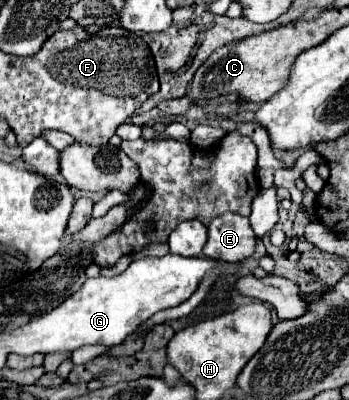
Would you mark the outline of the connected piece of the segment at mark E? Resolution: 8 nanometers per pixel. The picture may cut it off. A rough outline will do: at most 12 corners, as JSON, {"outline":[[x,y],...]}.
{"outline":[[249,218],[211,220],[203,254],[241,262],[255,252]]}

